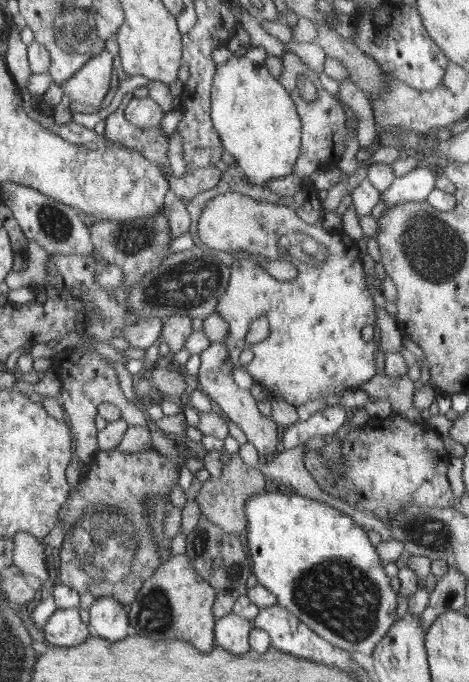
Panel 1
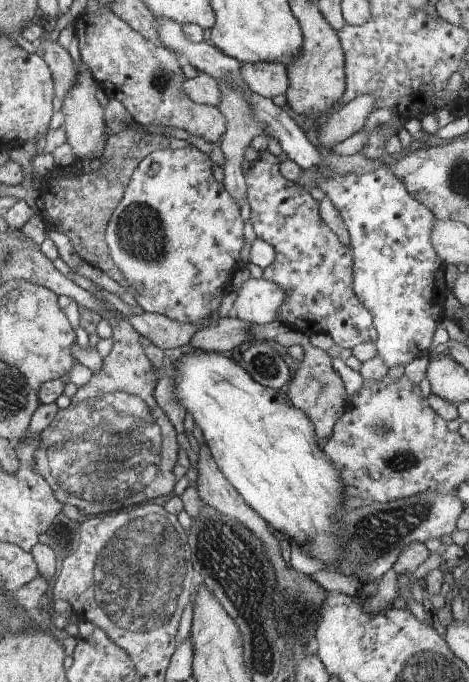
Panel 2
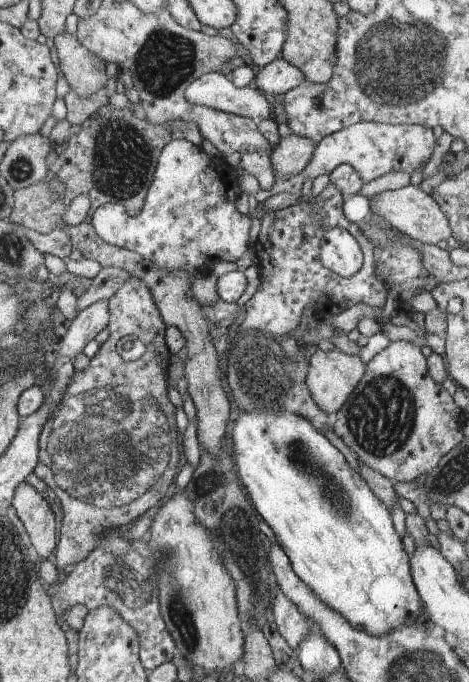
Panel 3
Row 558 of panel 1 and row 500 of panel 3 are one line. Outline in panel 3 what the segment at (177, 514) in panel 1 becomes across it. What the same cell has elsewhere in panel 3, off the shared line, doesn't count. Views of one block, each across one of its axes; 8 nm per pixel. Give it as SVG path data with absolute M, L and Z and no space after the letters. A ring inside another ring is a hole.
M132 276L107 301L109 338L100 345L88 368L75 372L61 403L50 415L39 439L38 464L33 471L60 496L53 500L56 506L64 507L65 518L55 549L56 566L62 574L86 560L113 531L122 537L126 534L128 541L145 538L156 512L178 492L178 476L187 464L183 434L178 428L178 404L170 400L170 360L174 354L166 344L166 322L153 294L144 281ZM128 335L137 336L146 346L144 354L132 362L124 362L116 352L118 341Z

